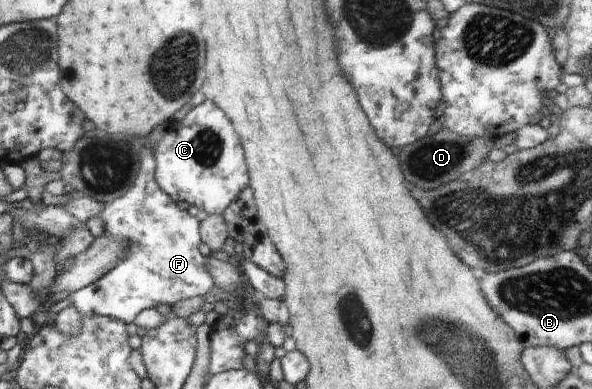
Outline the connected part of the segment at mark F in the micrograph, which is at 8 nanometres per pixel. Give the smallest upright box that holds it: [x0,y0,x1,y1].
[69,144,213,323]

